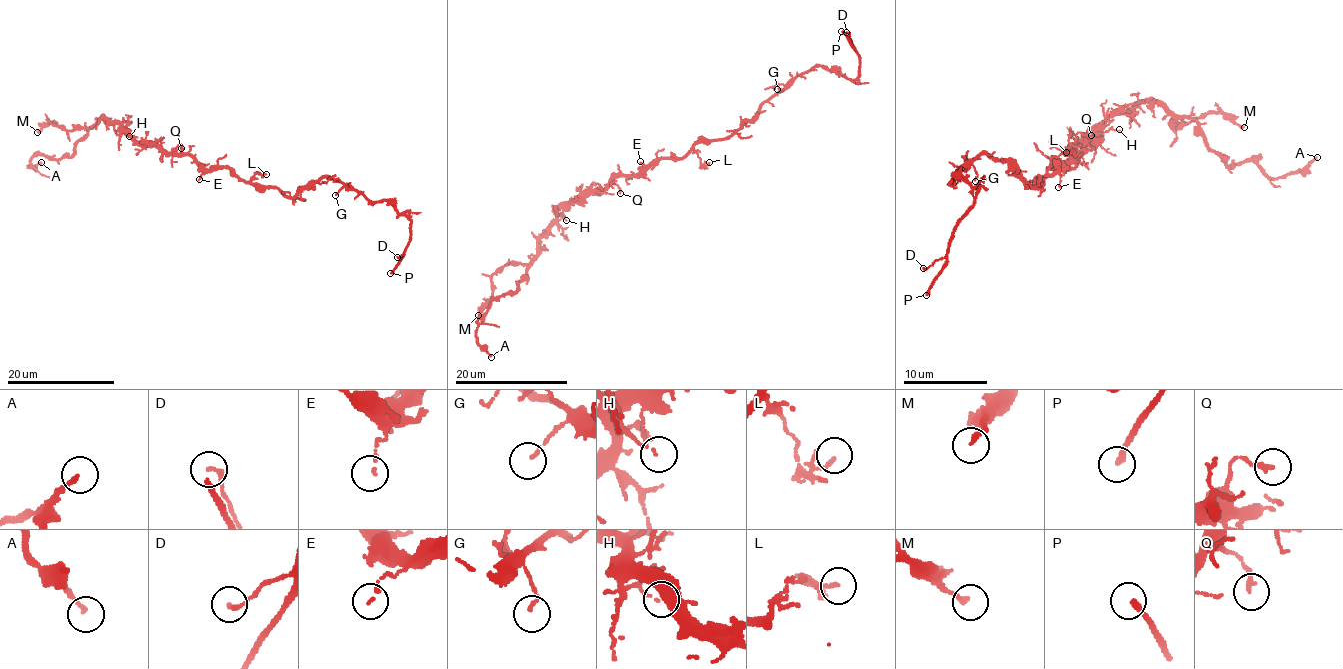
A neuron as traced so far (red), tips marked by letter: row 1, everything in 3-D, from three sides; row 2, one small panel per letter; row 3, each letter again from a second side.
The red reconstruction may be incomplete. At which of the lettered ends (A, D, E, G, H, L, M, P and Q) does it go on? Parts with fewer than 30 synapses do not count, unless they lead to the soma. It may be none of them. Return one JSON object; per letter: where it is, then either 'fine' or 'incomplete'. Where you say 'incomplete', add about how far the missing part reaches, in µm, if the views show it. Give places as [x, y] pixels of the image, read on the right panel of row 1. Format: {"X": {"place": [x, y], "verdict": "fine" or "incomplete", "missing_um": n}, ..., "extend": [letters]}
{"A": {"place": [1317, 157], "verdict": "fine"}, "D": {"place": [923, 268], "verdict": "fine"}, "E": {"place": [1058, 187], "verdict": "fine"}, "G": {"place": [975, 181], "verdict": "fine"}, "H": {"place": [1119, 129], "verdict": "fine"}, "L": {"place": [1066, 152], "verdict": "fine"}, "M": {"place": [1244, 127], "verdict": "fine"}, "P": {"place": [926, 295], "verdict": "incomplete", "missing_um": 10}, "Q": {"place": [1091, 135], "verdict": "fine"}, "extend": ["P"]}

